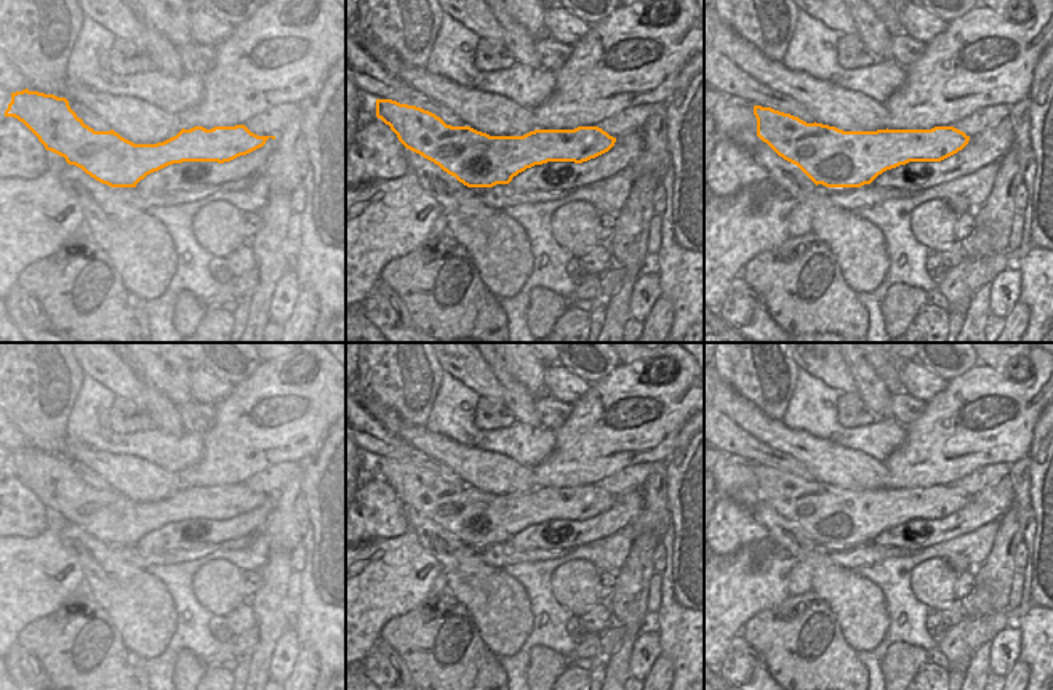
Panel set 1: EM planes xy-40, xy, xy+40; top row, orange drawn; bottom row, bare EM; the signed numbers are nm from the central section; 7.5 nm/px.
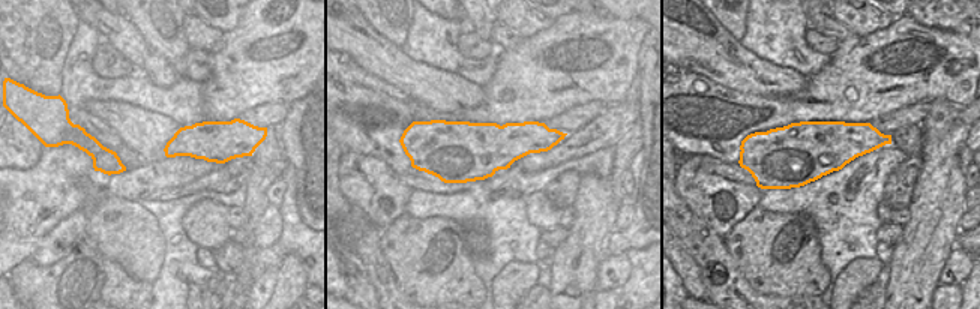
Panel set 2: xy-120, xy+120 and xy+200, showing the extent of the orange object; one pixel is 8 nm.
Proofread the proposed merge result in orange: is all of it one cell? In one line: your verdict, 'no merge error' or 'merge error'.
no merge error

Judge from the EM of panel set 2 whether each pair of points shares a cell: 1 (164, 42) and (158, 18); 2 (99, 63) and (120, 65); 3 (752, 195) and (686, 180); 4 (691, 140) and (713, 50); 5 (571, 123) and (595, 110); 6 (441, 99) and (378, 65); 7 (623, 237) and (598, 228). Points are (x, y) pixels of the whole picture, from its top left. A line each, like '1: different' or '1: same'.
1: same
2: same
3: same
4: different
5: same
6: same
7: different

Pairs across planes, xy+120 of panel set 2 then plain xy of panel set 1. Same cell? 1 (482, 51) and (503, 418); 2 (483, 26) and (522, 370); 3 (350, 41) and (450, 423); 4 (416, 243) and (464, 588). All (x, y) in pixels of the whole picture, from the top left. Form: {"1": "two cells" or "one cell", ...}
{"1": "one cell", "2": "two cells", "3": "two cells", "4": "two cells"}

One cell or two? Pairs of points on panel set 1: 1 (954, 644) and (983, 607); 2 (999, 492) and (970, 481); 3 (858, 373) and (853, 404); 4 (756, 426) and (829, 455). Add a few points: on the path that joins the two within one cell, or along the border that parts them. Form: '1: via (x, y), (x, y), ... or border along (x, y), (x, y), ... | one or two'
1: via (957, 634), (973, 617) | one
2: border along (1007, 476), (970, 497) | two
3: border along (856, 394), (877, 418) | two
4: via (773, 433), (789, 442), (804, 444), (812, 452) | one

